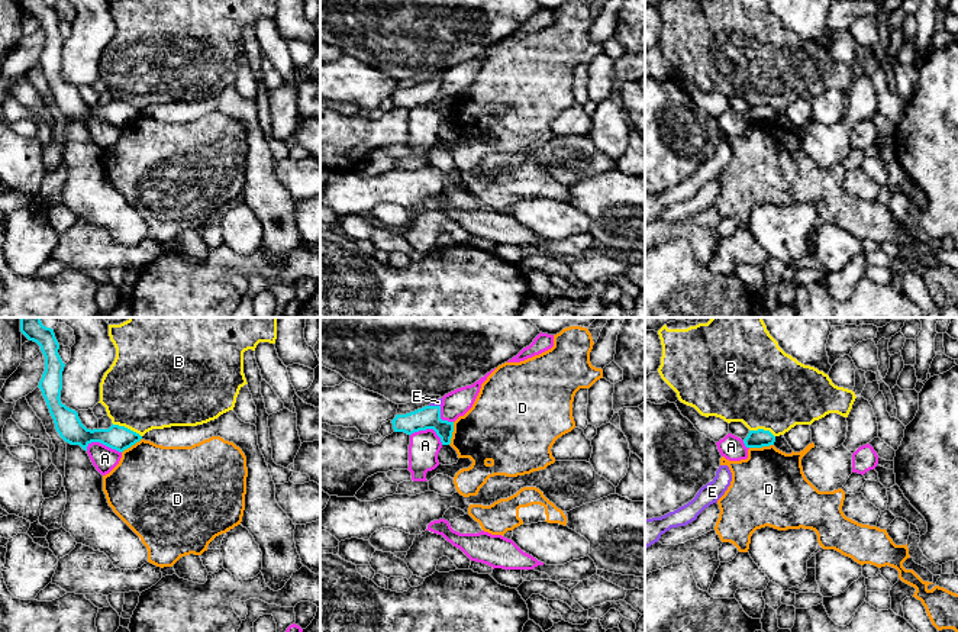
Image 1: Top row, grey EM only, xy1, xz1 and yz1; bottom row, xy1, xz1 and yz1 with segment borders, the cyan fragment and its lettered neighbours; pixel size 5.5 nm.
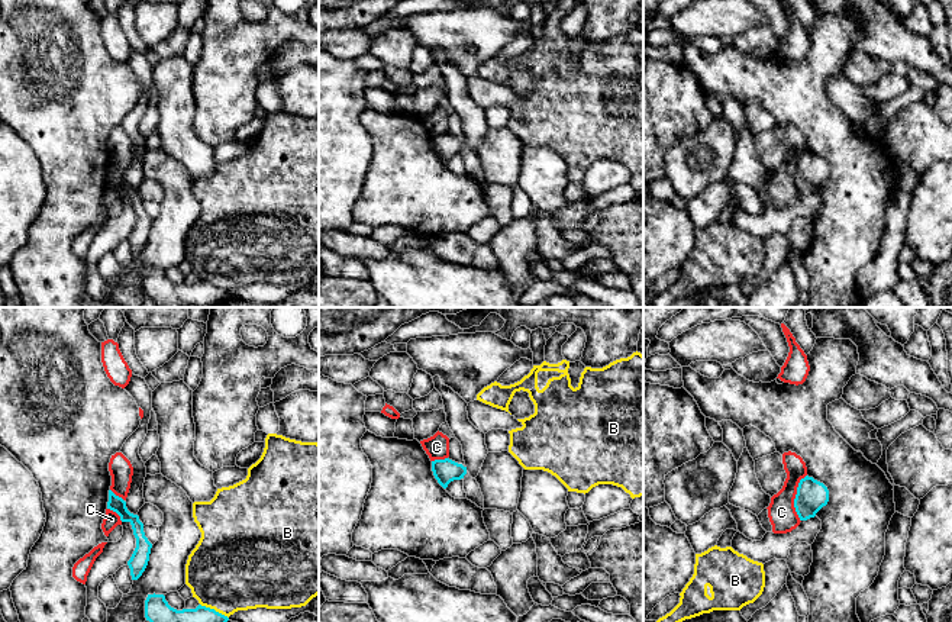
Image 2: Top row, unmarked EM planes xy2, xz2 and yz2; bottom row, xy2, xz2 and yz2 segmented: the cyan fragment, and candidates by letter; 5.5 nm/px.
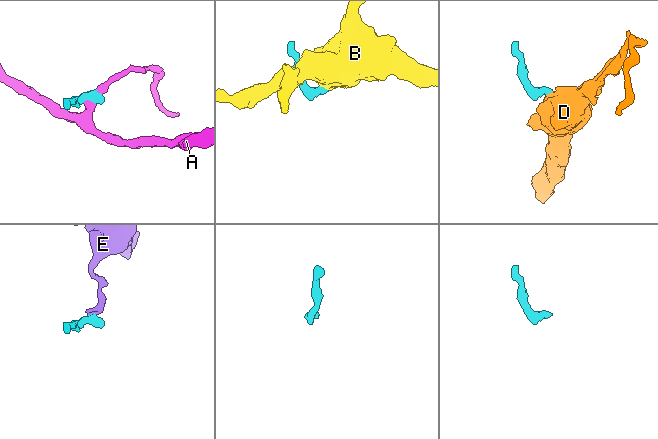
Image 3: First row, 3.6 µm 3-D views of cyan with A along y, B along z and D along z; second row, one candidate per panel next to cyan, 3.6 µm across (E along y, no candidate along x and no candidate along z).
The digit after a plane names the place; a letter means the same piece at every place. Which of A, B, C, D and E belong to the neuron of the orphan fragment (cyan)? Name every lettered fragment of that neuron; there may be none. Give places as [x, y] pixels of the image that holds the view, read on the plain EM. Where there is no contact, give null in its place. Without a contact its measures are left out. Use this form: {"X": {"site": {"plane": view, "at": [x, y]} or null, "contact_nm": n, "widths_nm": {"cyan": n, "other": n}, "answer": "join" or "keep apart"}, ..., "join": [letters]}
{"A": {"site": {"plane": "xy1", "at": [103, 119]}, "contact_nm": 200, "widths_nm": {"cyan": 140, "other": 140}, "answer": "keep apart"}, "B": {"site": {"plane": "xy1", "at": [126, 103]}, "contact_nm": 190, "widths_nm": {"cyan": 140, "other": 460}, "answer": "keep apart"}, "C": {"site": {"plane": "yz2", "at": [796, 173]}, "contact_nm": 260, "widths_nm": {"cyan": 170, "other": 160}, "answer": "keep apart"}, "D": {"site": {"plane": "yz1", "at": [761, 122]}, "contact_nm": 140, "widths_nm": {"cyan": 100, "other": 420}, "answer": "keep apart"}, "E": {"site": {"plane": "xz1", "at": [435, 81]}, "contact_nm": 60, "widths_nm": {"cyan": 130, "other": 40}, "answer": "join"}, "join": ["E"]}

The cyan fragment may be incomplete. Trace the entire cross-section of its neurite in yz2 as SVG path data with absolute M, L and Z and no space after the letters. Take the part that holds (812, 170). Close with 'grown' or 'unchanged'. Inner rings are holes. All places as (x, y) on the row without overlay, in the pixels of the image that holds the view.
M809 151L800 155L794 174L794 183L800 196L814 193L827 177L829 165L823 158Z | unchanged

